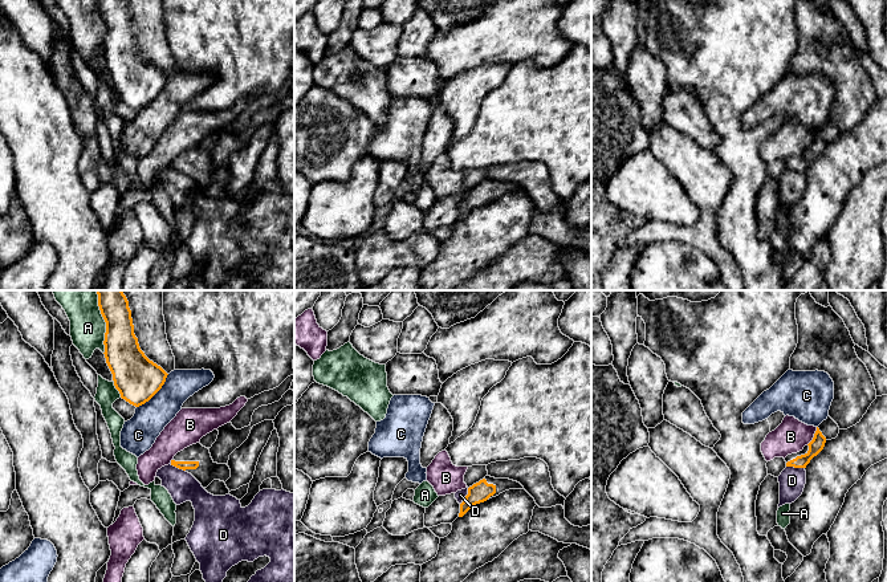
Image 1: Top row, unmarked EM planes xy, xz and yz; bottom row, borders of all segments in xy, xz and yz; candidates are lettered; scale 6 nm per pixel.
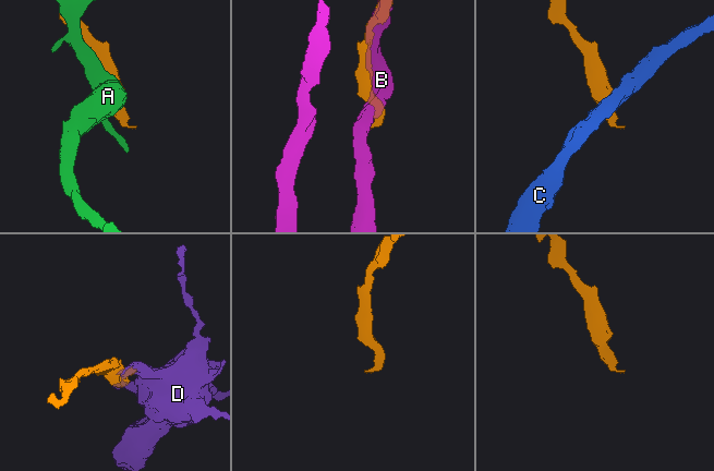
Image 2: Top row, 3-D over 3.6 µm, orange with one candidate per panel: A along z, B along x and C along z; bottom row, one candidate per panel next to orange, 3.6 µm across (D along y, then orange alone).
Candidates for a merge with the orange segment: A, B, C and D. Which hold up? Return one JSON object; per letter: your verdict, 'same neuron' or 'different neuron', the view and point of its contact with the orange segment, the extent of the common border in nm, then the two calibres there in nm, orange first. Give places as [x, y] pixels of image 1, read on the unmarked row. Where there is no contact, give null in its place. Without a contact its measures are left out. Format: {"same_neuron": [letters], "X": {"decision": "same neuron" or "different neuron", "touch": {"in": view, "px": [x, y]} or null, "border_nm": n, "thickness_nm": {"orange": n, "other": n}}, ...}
{"same_neuron": [], "A": {"decision": "different neuron", "touch": {"in": "xy", "px": [106, 28]}, "border_nm": 340, "thickness_nm": {"orange": 220, "other": 220}}, "B": {"decision": "different neuron", "touch": {"in": "yz", "px": [814, 139]}, "border_nm": 130, "thickness_nm": {"orange": 90, "other": 200}}, "C": {"decision": "different neuron", "touch": {"in": "xy", "px": [155, 96]}, "border_nm": 280, "thickness_nm": {"orange": 280, "other": 200}}, "D": {"decision": "different neuron", "touch": {"in": "yz", "px": [796, 170]}, "border_nm": 110, "thickness_nm": {"orange": 90, "other": 160}}}

